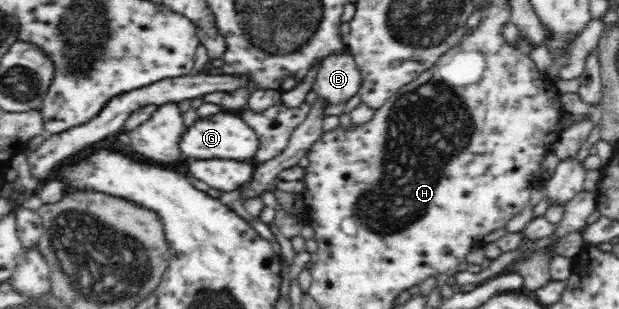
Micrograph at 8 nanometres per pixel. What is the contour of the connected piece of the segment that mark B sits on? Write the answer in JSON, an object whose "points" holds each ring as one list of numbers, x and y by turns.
{"points":[[336,51,320,61,313,90,329,105,346,104,359,92,360,85,360,70,351,52]]}

